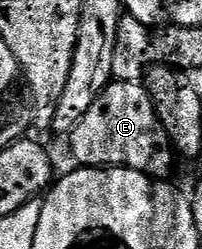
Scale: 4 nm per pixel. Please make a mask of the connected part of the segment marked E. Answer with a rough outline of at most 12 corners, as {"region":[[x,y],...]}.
{"region":[[110,82],[71,135],[81,168],[168,179],[175,151],[141,82]]}

